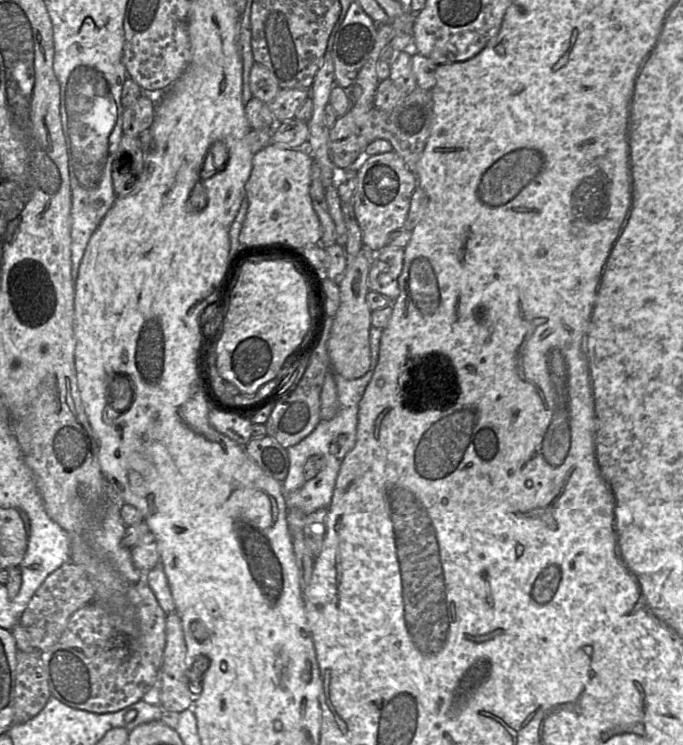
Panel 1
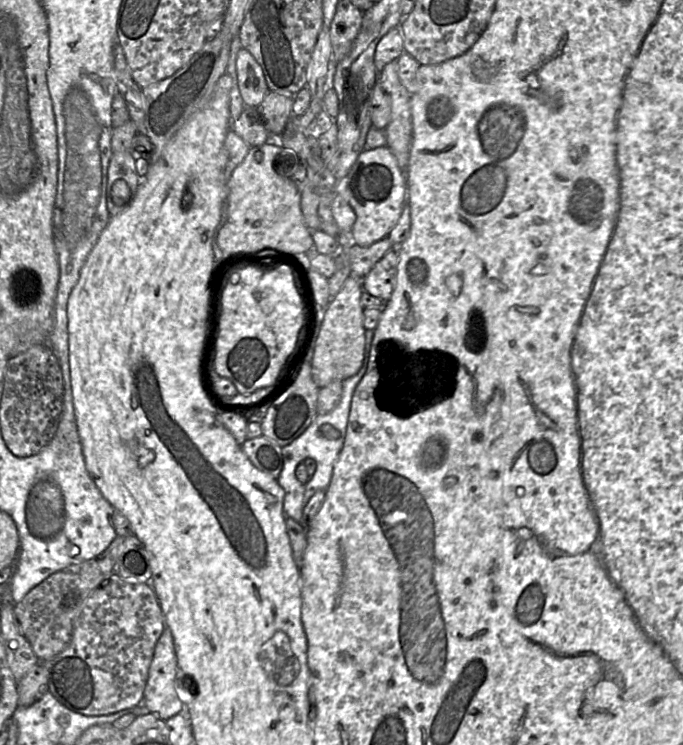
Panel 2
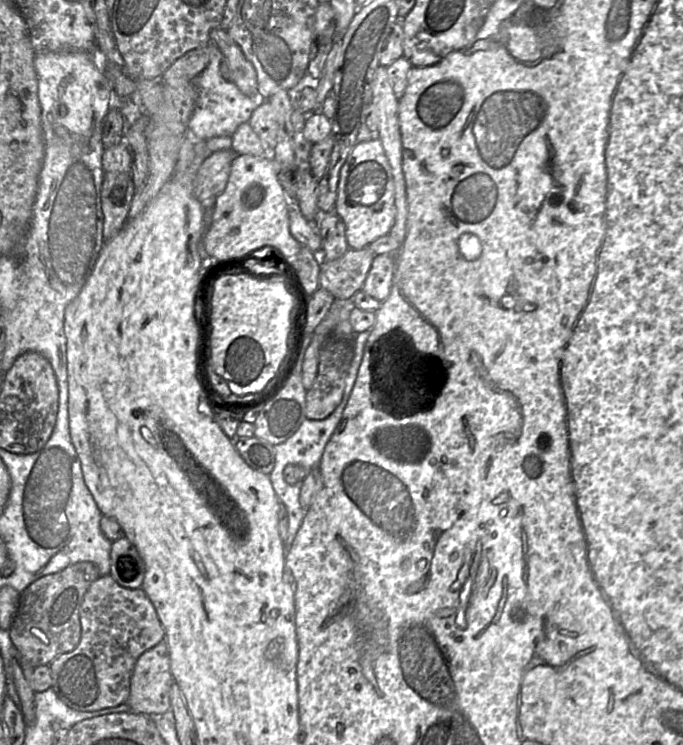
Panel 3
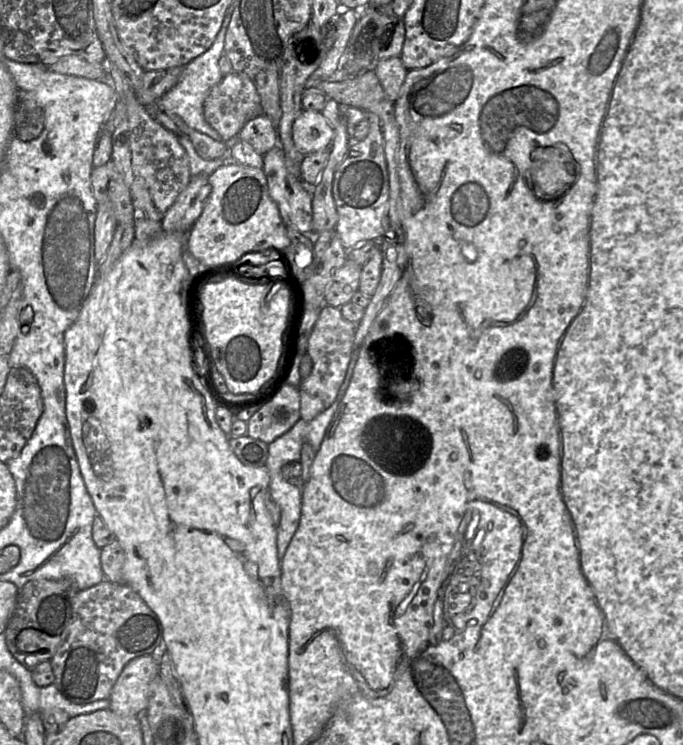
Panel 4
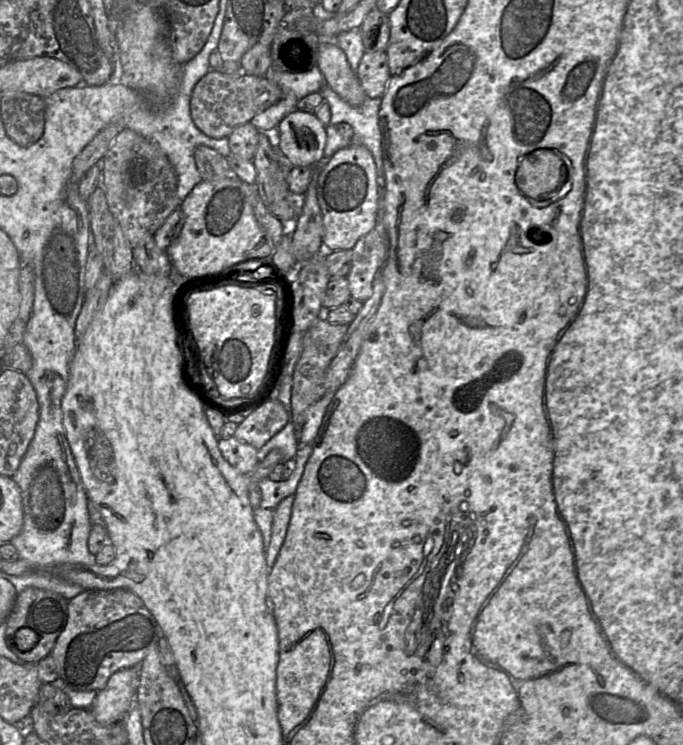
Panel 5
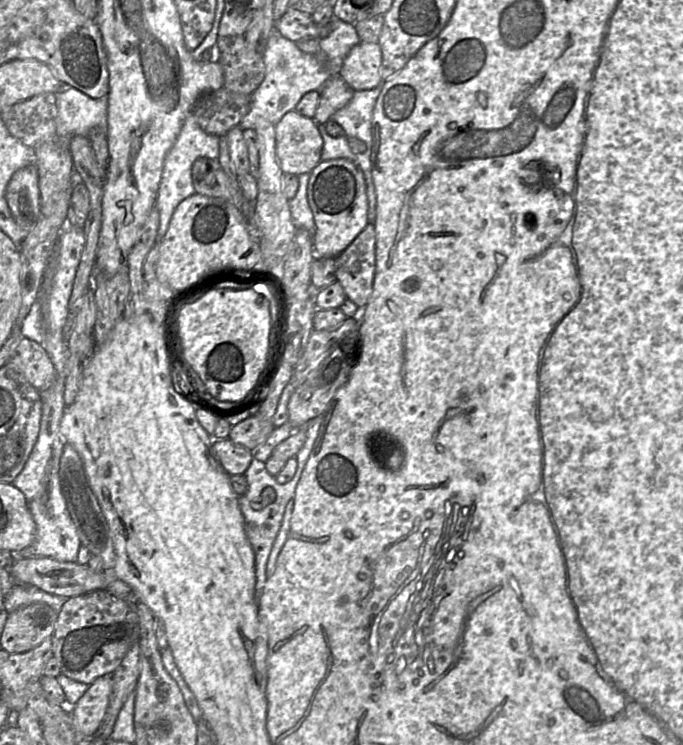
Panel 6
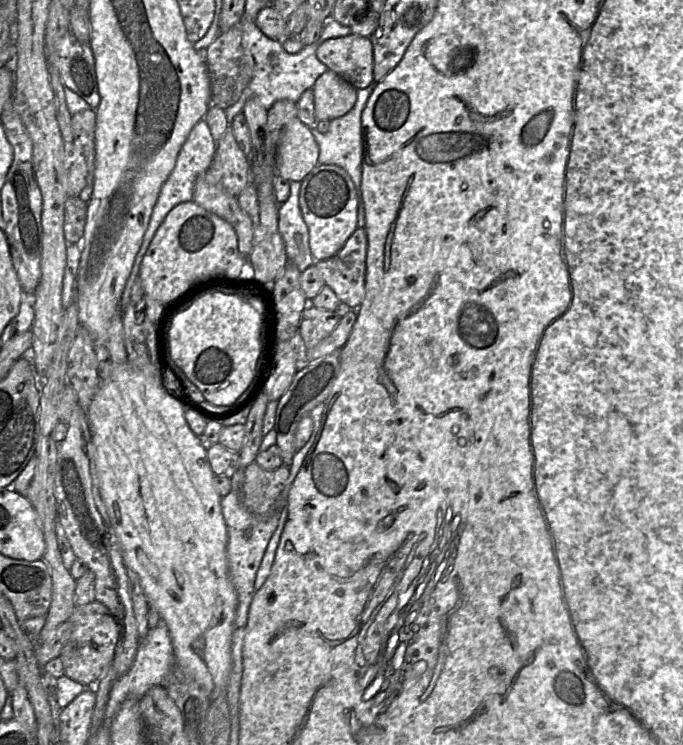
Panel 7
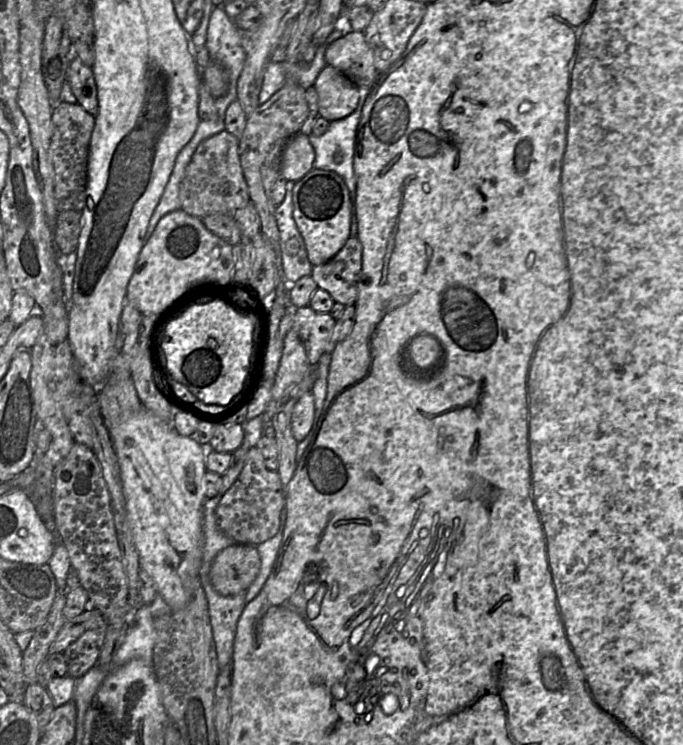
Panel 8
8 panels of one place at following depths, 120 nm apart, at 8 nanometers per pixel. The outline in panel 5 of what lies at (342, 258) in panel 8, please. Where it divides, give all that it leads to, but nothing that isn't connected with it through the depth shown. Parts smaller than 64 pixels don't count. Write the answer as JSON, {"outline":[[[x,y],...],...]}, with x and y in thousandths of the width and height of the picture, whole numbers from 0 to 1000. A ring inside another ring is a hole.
{"outline":[[[561,294],[561,302],[551,302],[548,307],[545,307],[542,311],[539,311],[536,315],[529,318],[520,330],[515,333],[515,358],[507,370],[510,380],[511,380],[511,389],[514,393],[514,397],[529,407],[533,407],[536,403],[539,403],[545,395],[546,395],[546,377],[553,366],[555,362],[559,361],[565,346],[568,344],[568,322],[567,318],[564,318],[564,307],[562,307],[562,294]]]}

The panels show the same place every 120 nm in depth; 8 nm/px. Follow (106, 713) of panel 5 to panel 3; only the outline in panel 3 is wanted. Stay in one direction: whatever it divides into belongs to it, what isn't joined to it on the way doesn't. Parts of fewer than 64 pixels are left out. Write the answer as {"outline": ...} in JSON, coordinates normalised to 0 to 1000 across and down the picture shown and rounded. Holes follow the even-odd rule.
{"outline":[[[242,858],[212,874],[201,886],[190,913],[184,945],[196,957],[224,962],[249,954],[249,926],[255,917]]]}

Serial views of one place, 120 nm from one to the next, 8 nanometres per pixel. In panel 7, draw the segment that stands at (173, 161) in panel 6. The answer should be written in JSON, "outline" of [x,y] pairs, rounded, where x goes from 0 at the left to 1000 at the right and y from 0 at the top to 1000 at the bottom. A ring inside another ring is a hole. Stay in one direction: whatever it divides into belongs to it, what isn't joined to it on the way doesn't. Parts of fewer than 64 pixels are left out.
{"outline":[[[296,160],[281,172],[277,183],[274,184],[266,199],[264,200],[255,227],[252,228],[245,242],[240,244],[240,247],[236,251],[231,267],[228,270],[228,274],[224,279],[224,283],[220,291],[217,305],[211,313],[208,326],[198,345],[190,370],[186,376],[186,380],[183,383],[183,387],[179,395],[179,400],[174,409],[174,420],[177,423],[182,415],[184,413],[186,408],[192,405],[190,396],[192,396],[193,384],[196,383],[196,379],[204,369],[206,352],[209,349],[209,345],[214,337],[217,336],[217,332],[230,307],[233,306],[233,303],[245,290],[246,285],[253,278],[256,278],[264,272],[277,271],[283,268],[283,259],[284,259],[284,252],[286,252],[288,239],[300,235],[300,231],[309,221],[315,201],[316,201],[316,191],[310,184],[310,180],[307,177],[306,169],[303,168],[303,164],[299,160]]]}

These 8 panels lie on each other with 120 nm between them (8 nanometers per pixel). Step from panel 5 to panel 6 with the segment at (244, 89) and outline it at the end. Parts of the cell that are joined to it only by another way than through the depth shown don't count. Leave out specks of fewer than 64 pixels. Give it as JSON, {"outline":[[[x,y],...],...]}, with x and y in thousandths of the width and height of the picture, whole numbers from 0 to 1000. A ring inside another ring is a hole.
{"outline":[[[325,117],[296,126],[283,145],[283,154],[299,177],[325,184],[351,166],[366,145],[367,128]]]}

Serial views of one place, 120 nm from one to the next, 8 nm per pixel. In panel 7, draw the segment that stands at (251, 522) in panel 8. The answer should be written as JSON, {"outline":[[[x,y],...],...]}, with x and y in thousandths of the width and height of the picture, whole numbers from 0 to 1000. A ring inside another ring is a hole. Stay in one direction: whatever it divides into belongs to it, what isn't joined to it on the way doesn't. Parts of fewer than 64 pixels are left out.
{"outline":[[[375,619],[357,630],[353,655],[354,672],[370,690],[392,689],[417,655],[425,636],[423,626],[413,624],[403,631],[387,631]]]}

